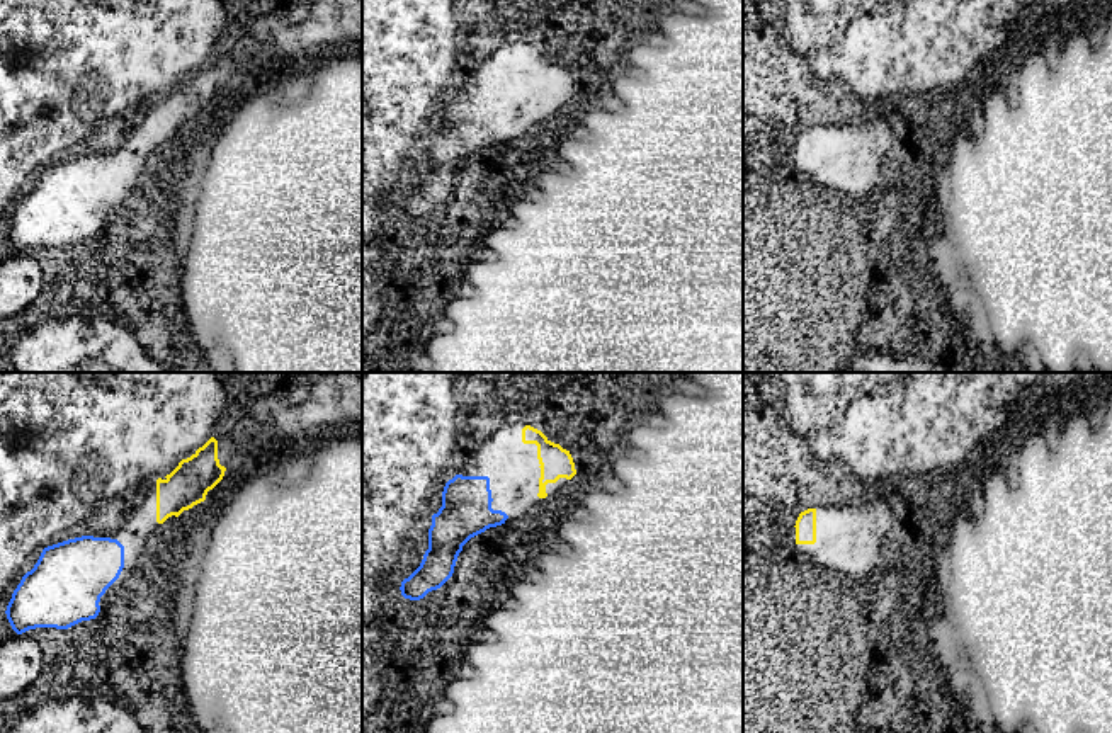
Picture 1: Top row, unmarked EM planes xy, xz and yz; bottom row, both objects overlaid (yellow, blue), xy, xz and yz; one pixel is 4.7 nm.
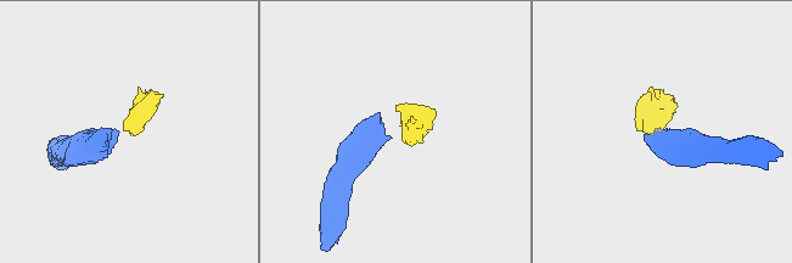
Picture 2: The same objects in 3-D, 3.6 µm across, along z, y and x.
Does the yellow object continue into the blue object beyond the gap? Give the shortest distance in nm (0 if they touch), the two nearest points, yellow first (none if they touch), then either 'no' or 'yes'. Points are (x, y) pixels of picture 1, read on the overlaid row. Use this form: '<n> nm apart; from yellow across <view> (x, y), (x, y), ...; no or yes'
170 nm apart; from yellow across xz (538, 495), (507, 516); yes

